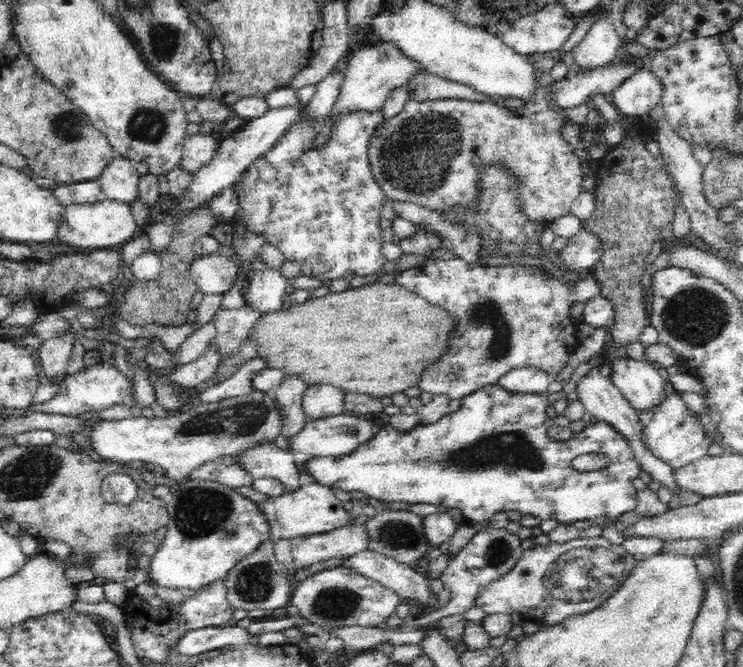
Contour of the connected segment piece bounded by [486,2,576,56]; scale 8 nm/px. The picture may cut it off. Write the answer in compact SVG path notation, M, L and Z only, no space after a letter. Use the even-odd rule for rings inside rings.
M550 2L549 6L546 6L544 10L537 14L526 16L513 24L494 24L486 31L500 38L505 45L518 54L528 56L528 54L546 54L546 52L561 50L561 47L568 40L575 26L576 21L572 19L572 16L562 6Z

